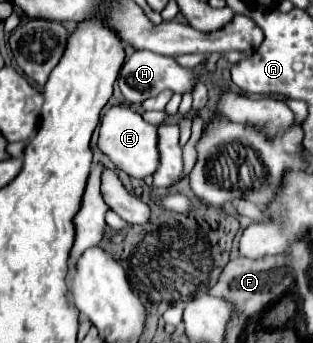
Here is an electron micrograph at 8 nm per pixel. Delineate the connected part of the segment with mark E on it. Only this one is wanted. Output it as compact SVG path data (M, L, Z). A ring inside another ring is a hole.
M111 106L101 116L97 146L119 170L137 180L151 176L155 172L155 166L159 164L159 152L155 150L155 126L147 124L141 114L137 114L129 106Z

